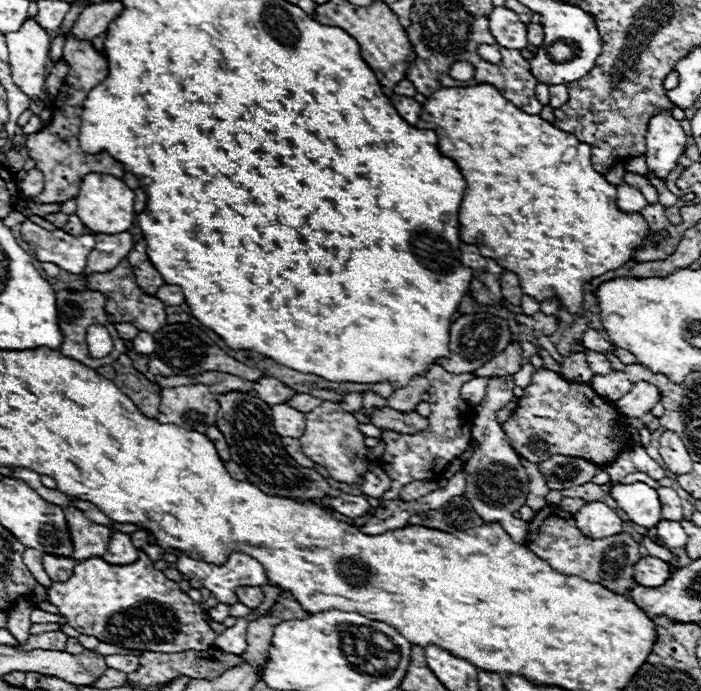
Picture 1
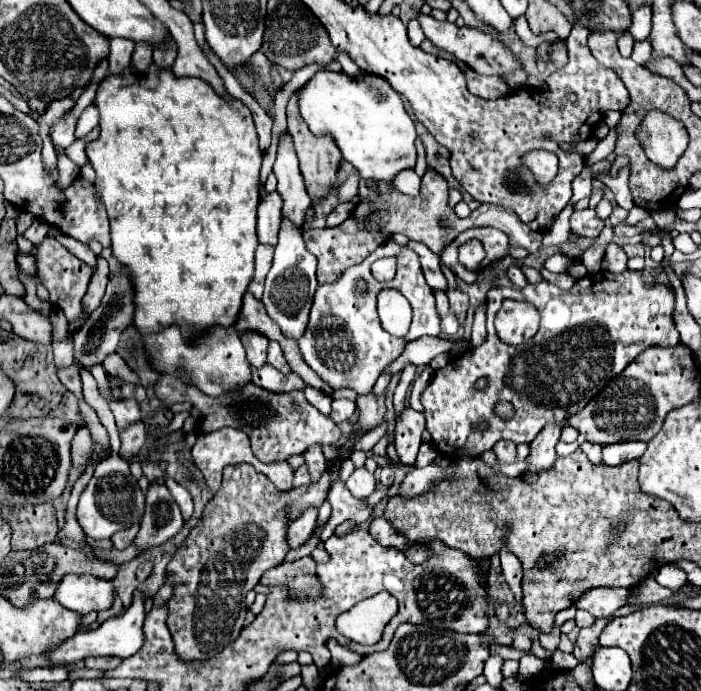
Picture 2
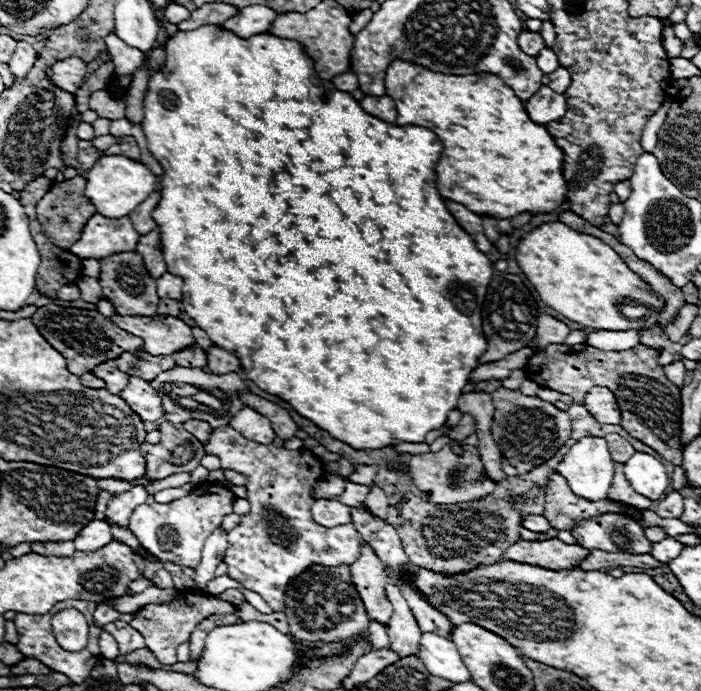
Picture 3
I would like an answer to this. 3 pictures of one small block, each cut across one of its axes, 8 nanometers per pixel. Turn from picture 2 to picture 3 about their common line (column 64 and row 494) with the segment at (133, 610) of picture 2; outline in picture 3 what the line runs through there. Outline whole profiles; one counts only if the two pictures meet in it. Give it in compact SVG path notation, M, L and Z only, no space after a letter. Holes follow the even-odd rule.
M636 452L626 464L624 464L624 476L628 478L630 486L650 498L650 500L658 500L666 494L666 488L670 484L670 478L664 470L664 464L658 462L654 456L644 454L644 452Z

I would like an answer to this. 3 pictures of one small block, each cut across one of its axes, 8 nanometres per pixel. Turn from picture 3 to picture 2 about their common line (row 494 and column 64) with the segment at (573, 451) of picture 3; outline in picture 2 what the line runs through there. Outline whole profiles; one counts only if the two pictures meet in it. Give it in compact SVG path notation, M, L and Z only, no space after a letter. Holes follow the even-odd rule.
M64 576L54 600L68 610L88 614L112 608L116 598L116 588L112 580L102 580L96 576Z

